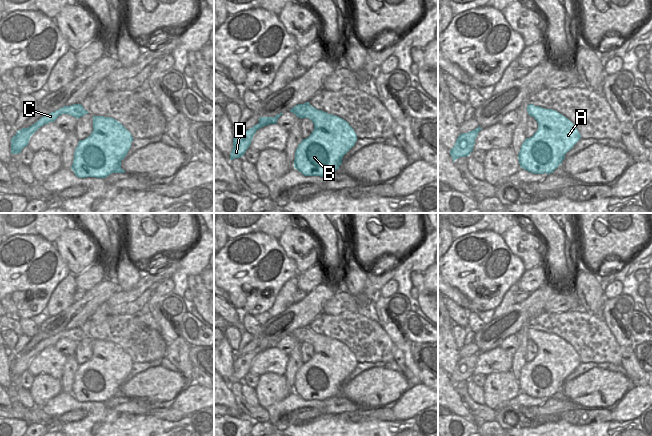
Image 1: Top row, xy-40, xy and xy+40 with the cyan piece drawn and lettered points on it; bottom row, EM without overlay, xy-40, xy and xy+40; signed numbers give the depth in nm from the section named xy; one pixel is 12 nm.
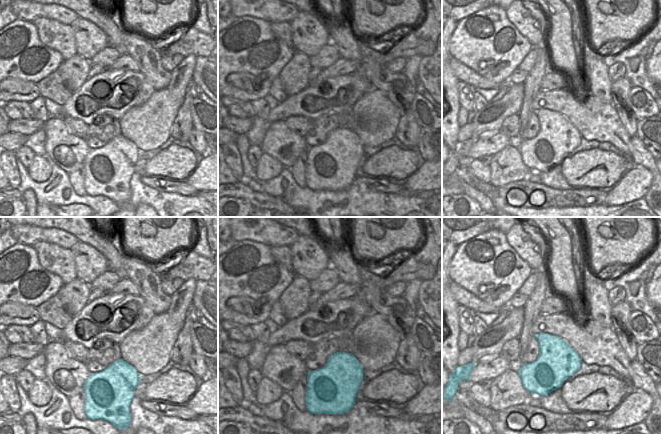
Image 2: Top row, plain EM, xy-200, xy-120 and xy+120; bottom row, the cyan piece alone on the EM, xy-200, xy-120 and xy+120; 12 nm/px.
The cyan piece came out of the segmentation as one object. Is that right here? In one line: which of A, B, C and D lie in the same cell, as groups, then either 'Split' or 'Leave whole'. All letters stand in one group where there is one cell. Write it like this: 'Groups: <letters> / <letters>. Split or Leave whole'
Groups: A B C D. Leave whole.

